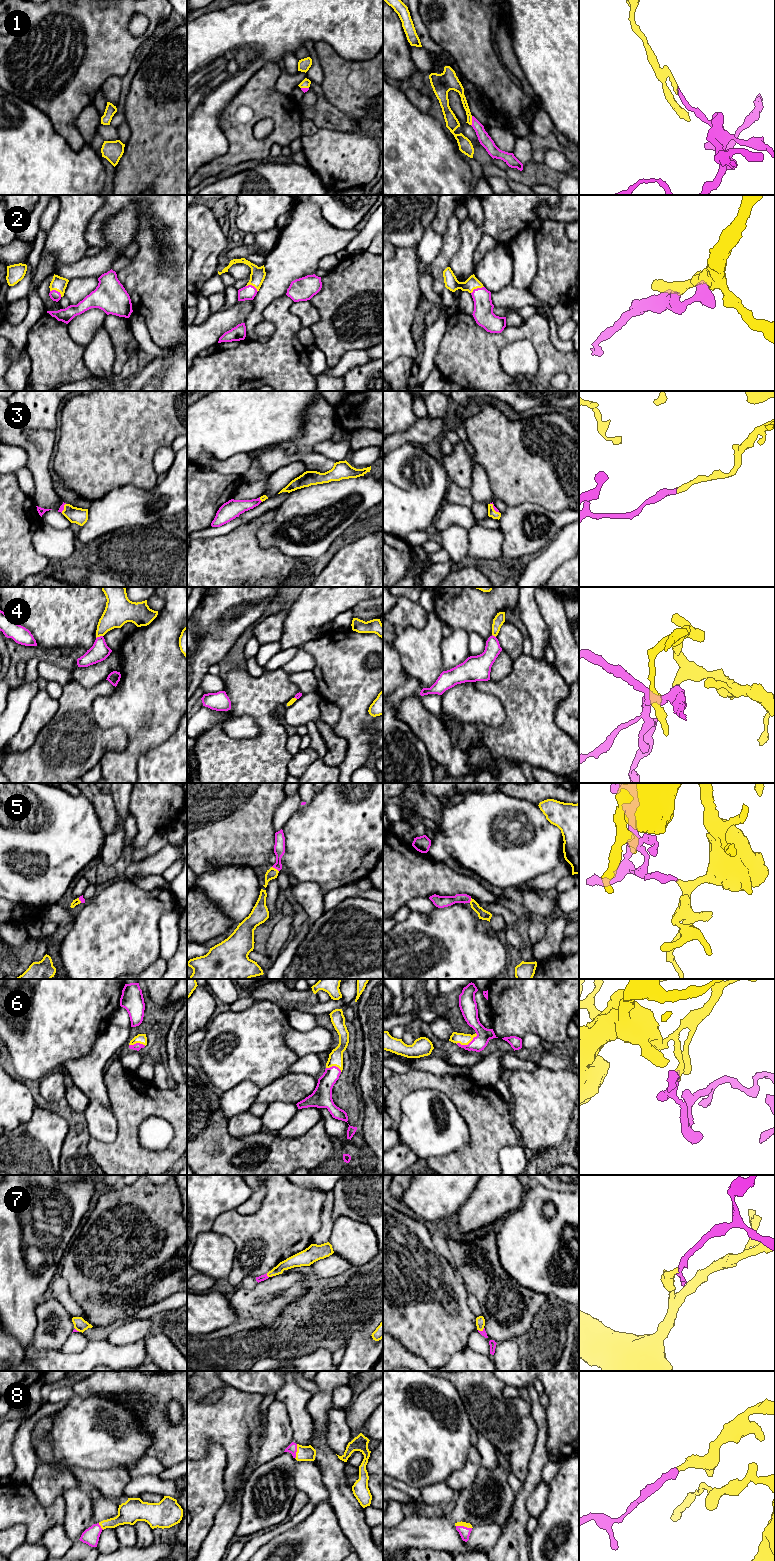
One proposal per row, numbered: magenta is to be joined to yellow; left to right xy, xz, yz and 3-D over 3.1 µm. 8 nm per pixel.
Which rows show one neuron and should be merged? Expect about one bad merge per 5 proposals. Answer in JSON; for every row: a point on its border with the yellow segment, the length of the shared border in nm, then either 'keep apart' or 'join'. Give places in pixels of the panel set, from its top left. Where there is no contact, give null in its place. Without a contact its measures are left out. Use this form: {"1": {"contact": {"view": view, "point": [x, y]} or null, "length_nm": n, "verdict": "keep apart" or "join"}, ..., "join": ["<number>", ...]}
{"1": {"contact": {"view": "yz", "point": [471, 121]}, "length_nm": 80, "verdict": "join"}, "2": {"contact": {"view": "xy", "point": [56, 290]}, "length_nm": 110, "verdict": "join"}, "3": {"contact": {"view": "yz", "point": [493, 509]}, "length_nm": 120, "verdict": "join"}, "4": {"contact": {"view": "xy", "point": [99, 636]}, "length_nm": 60, "verdict": "keep apart"}, "5": {"contact": {"view": "xz", "point": [274, 868]}, "length_nm": 70, "verdict": "join"}, "6": {"contact": {"view": "yz", "point": [466, 1044]}, "length_nm": 190, "verdict": "join"}, "7": {"contact": {"view": "xz", "point": [267, 1275]}, "length_nm": 40, "verdict": "join"}, "8": {"contact": {"view": "yz", "point": [464, 1526]}, "length_nm": 130, "verdict": "join"}, "join": ["1", "2", "3", "5", "6", "7", "8"]}

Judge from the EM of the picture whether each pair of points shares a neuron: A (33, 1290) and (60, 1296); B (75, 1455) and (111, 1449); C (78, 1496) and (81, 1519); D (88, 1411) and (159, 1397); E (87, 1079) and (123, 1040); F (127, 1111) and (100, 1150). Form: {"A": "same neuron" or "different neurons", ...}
{"A": "different neurons", "B": "same neuron", "C": "same neuron", "D": "different neurons", "E": "same neuron", "F": "same neuron"}

